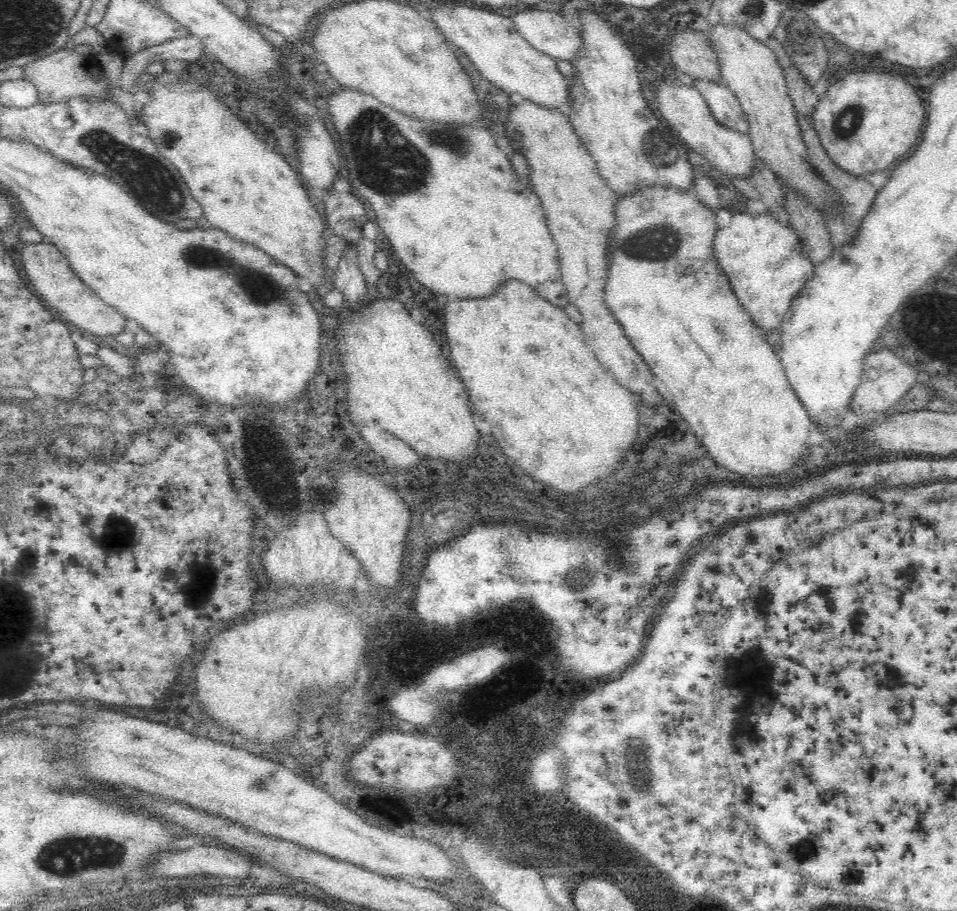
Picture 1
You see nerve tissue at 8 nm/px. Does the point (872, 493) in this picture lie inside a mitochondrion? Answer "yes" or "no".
no

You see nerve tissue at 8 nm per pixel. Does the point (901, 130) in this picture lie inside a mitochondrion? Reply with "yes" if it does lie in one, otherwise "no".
no

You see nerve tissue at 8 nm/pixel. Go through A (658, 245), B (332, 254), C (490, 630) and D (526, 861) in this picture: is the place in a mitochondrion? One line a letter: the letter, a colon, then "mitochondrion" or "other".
A: mitochondrion
B: other
C: other
D: other

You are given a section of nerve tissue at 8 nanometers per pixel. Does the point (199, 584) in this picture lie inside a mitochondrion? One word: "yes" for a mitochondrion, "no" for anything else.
yes

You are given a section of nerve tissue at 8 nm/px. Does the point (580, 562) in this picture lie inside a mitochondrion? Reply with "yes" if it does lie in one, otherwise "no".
yes

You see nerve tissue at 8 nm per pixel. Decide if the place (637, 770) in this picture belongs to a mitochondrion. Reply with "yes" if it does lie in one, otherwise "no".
yes

